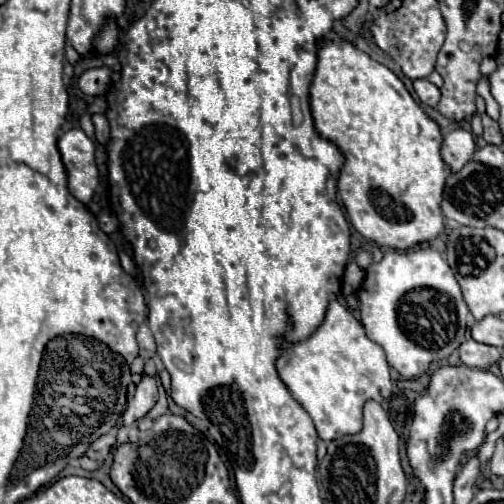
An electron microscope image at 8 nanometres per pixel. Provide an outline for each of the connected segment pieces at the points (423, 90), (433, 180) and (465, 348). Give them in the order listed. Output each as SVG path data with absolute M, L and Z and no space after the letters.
M416 79L416 81L414 81L414 91L416 91L418 99L420 99L424 105L434 107L434 105L438 105L438 101L440 101L440 89L434 87L428 79Z
M320 39L318 67L310 85L310 107L318 135L332 141L344 155L344 165L338 177L338 195L346 207L350 223L360 235L382 247L408 249L422 241L432 241L444 231L440 201L450 169L440 157L442 133L388 67L380 65L346 39Z
M464 339L458 347L460 361L468 367L490 367L500 359L500 351L496 347L490 347L486 343L478 343L474 339Z

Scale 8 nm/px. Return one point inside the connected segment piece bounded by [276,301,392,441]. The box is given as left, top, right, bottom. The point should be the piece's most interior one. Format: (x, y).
(332, 374)

